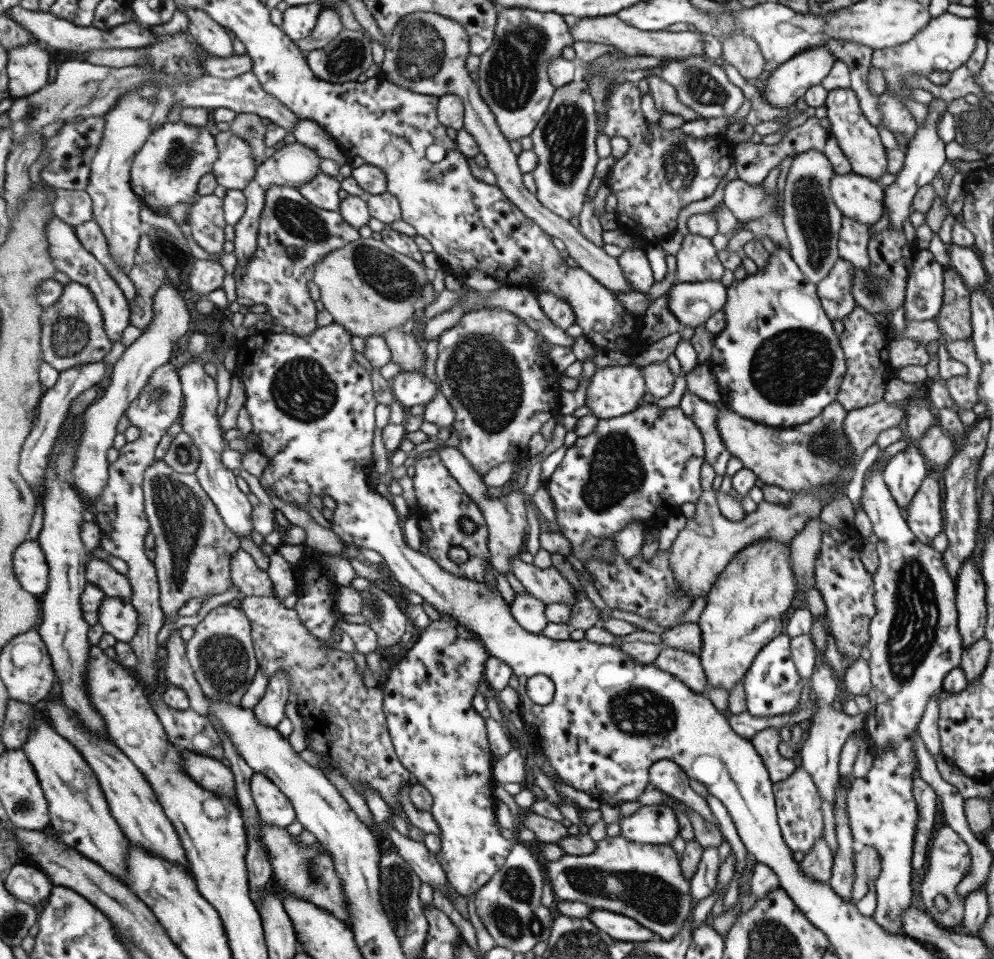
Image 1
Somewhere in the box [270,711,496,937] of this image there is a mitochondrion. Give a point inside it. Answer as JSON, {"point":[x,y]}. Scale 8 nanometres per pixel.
{"point":[398,888]}

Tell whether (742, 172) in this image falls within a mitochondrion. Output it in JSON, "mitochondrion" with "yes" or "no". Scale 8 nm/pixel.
{"mitochondrion":"no"}

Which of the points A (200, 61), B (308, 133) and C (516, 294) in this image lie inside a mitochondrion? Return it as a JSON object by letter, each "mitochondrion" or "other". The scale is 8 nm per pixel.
{"A":"other","B":"other","C":"other"}

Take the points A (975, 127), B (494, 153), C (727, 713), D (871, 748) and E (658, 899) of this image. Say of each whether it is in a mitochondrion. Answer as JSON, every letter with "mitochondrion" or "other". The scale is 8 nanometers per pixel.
{"A":"mitochondrion","B":"other","C":"other","D":"other","E":"mitochondrion"}

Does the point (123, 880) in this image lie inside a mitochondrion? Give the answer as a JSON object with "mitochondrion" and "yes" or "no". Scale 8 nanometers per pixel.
{"mitochondrion":"no"}

